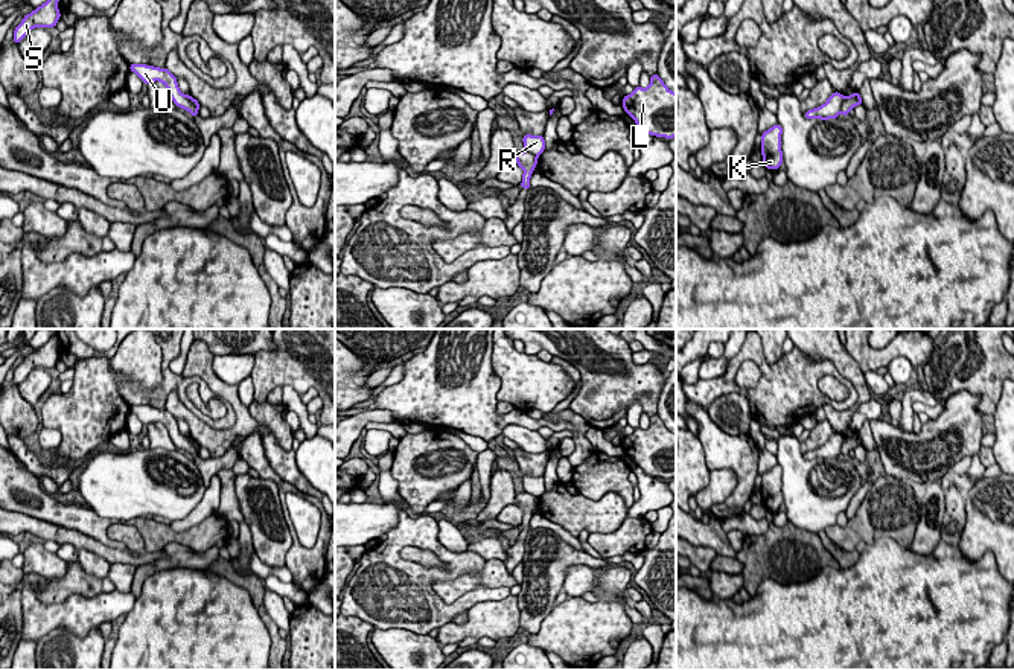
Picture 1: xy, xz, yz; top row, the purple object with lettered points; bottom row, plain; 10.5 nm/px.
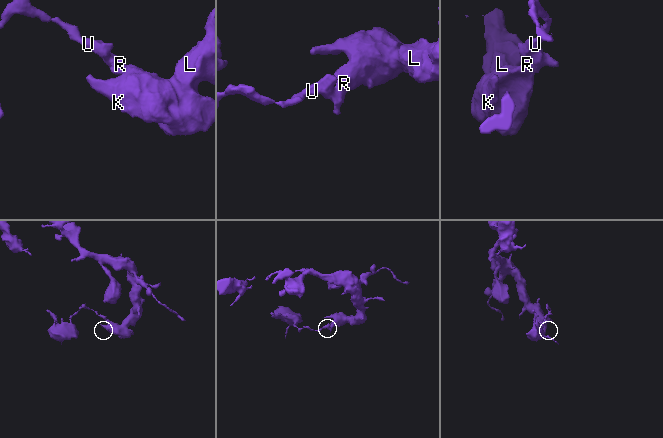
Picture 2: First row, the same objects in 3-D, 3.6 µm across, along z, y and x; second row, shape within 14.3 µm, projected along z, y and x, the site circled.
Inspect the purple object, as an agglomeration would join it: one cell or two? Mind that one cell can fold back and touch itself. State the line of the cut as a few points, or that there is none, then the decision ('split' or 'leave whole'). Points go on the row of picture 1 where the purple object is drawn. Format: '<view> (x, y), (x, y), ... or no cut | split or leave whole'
yz (844, 98), (839, 110) | split

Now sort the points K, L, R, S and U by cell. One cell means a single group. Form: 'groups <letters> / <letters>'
groups K L R / S U

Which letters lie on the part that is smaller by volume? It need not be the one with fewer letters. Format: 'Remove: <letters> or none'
Remove: S, U

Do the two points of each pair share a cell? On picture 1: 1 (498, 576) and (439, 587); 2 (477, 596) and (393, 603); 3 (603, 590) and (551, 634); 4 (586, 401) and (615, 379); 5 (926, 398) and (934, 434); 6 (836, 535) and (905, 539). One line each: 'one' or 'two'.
1: one
2: one
3: one
4: one
5: two
6: one

